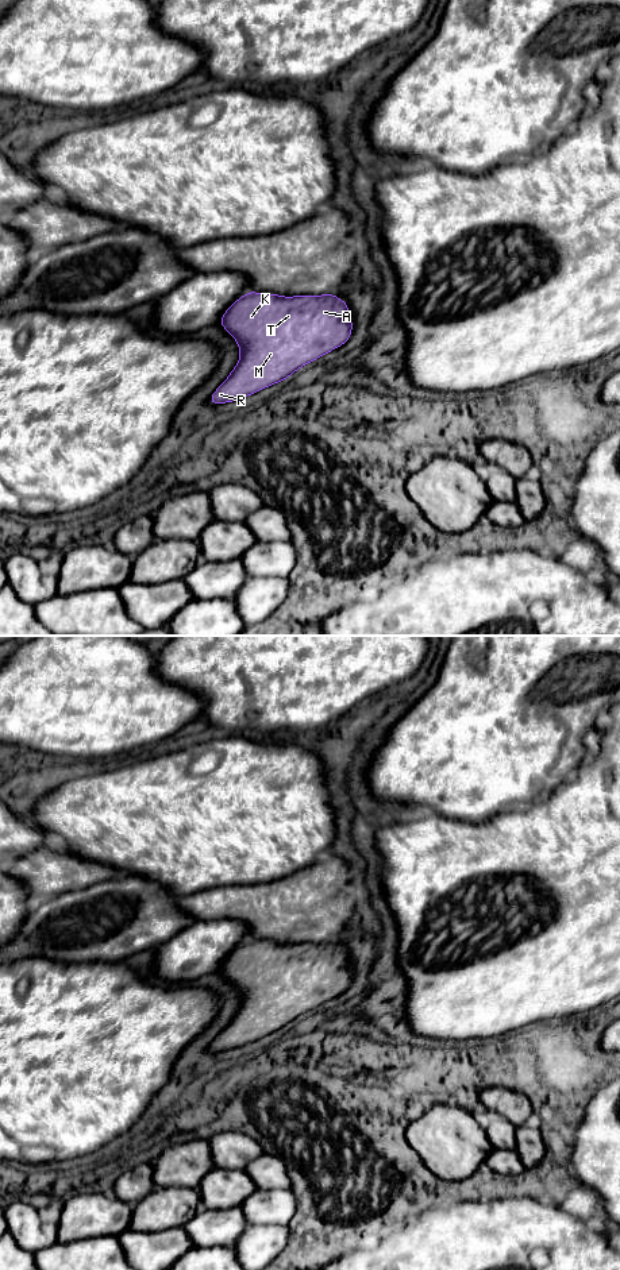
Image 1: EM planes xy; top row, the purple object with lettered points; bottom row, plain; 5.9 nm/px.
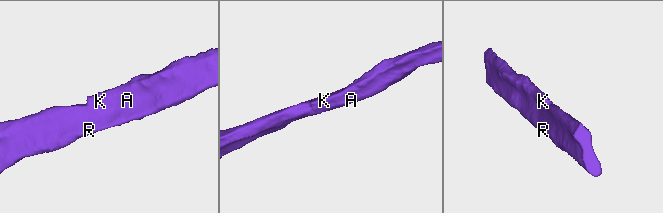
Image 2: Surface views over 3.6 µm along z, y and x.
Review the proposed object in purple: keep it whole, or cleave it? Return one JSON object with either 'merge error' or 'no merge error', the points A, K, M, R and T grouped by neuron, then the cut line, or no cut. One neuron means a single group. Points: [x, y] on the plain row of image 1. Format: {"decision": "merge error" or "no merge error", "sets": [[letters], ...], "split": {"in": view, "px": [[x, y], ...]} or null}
{"decision": "no merge error", "sets": [["A", "K", "M", "R", "T"]], "split": null}

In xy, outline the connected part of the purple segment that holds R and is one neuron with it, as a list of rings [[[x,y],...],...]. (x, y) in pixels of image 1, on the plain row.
[[[246,939],[223,961],[216,973],[223,974],[238,991],[240,1005],[228,1026],[212,1041],[208,1051],[235,1050],[262,1037],[288,1027],[300,1015],[339,996],[351,985],[357,973],[350,968],[348,951],[334,941],[320,943],[278,943]]]

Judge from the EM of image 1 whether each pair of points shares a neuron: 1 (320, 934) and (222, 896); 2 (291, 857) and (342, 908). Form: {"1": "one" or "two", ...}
{"1": "one", "2": "two"}

